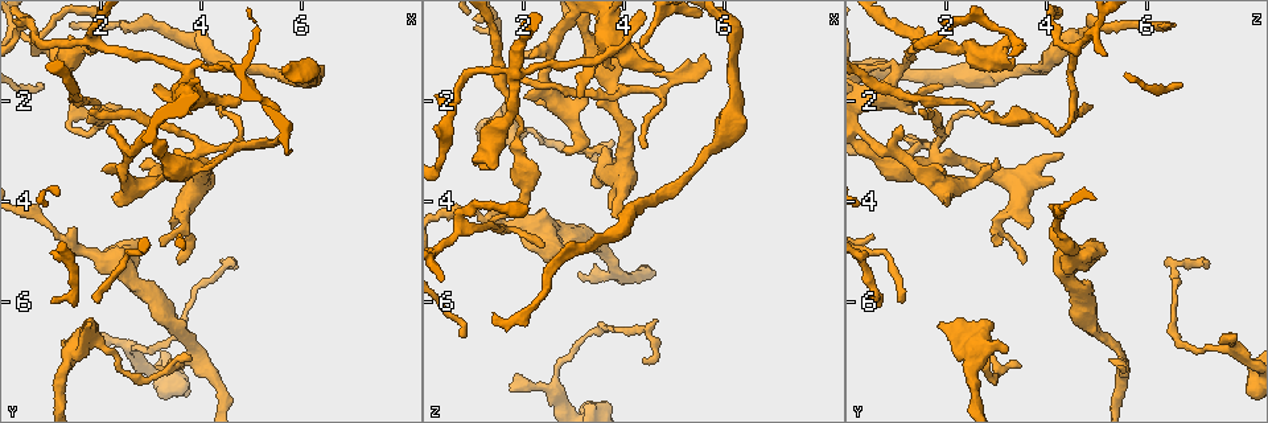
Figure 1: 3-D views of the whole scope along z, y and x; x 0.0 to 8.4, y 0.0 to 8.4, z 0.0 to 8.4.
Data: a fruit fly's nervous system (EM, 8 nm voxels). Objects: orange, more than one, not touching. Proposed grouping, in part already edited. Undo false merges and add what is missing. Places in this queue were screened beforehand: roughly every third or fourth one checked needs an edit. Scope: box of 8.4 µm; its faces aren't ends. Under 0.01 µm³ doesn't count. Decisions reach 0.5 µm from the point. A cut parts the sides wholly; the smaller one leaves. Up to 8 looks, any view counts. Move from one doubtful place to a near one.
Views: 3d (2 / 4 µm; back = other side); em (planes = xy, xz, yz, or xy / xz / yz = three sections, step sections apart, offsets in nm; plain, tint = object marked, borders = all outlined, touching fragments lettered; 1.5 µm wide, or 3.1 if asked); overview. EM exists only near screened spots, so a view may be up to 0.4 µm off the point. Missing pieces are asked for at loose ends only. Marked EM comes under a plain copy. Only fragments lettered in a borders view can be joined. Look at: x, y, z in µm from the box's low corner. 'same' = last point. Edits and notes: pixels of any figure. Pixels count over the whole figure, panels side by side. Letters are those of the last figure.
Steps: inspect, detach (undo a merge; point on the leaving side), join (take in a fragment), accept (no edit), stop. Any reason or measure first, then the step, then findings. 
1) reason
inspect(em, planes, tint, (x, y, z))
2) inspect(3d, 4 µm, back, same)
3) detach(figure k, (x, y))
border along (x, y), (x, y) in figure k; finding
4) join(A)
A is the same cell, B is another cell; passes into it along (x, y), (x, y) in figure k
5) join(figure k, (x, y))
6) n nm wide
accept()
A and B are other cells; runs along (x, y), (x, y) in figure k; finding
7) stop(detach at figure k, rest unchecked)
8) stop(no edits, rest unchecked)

free end
inspect(3d, 4 µm, (3.75, 3.65, 4.15))

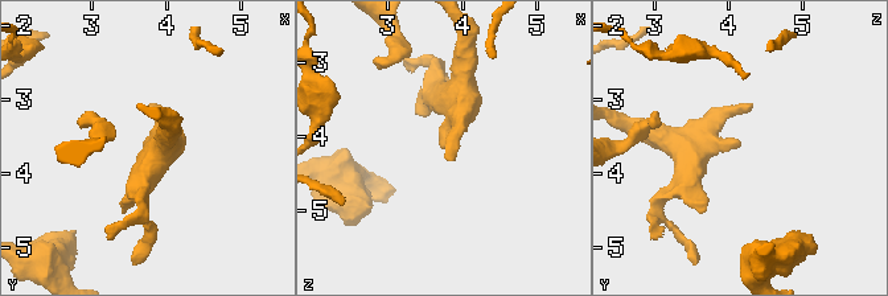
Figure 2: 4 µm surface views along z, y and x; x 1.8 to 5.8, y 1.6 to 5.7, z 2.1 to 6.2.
shape alone is not enough
inspect(em, xz, step 4, borders, (3.80, 3.65, 4.15))

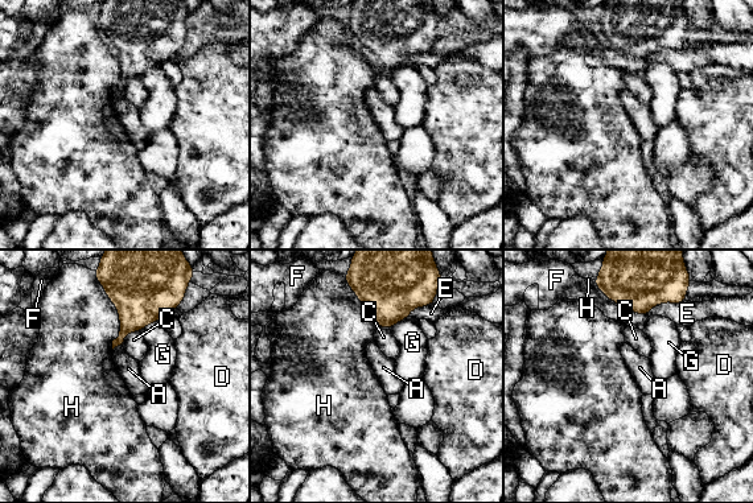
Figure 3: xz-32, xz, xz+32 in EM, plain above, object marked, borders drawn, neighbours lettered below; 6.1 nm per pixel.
cut it another way
inspect(em, planes, borders, same)

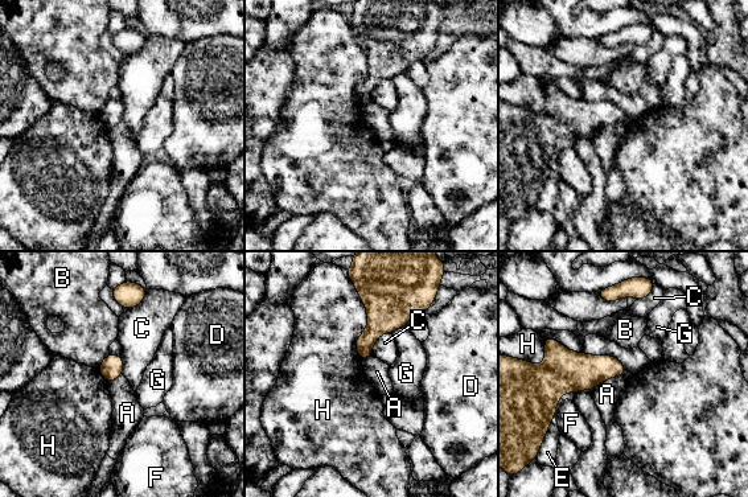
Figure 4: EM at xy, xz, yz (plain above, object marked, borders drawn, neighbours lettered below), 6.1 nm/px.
accept()
A, B, C, D, E, F, G and H are other cells; border along (627, 370), (605, 378), (591, 390) in figure 4; none of them fits

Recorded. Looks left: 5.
four arms meet
inspect(3d, 2 µm, (1.80, 0.85, 1.50))

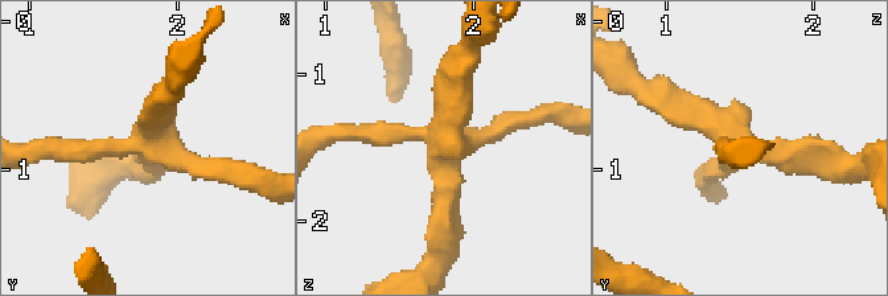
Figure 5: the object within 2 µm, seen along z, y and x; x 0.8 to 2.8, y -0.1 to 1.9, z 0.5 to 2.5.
4 arms
inspect(em, planes, tint, (1.78, 0.80, 1.46))

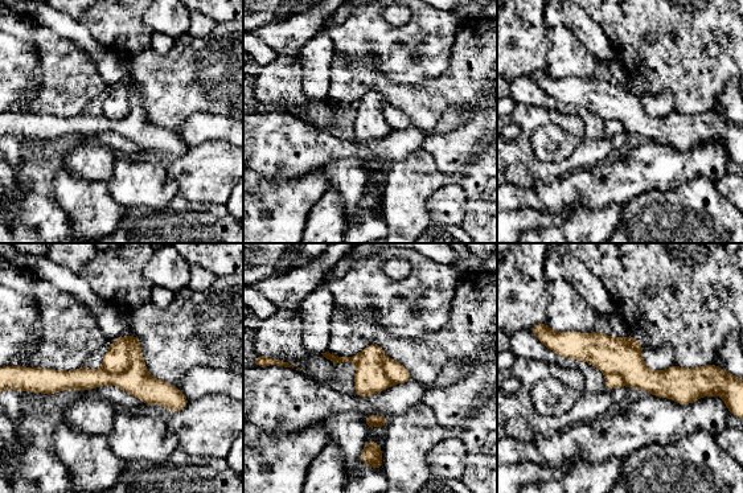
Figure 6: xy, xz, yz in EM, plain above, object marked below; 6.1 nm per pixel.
inspect(em, planes, borders, same)

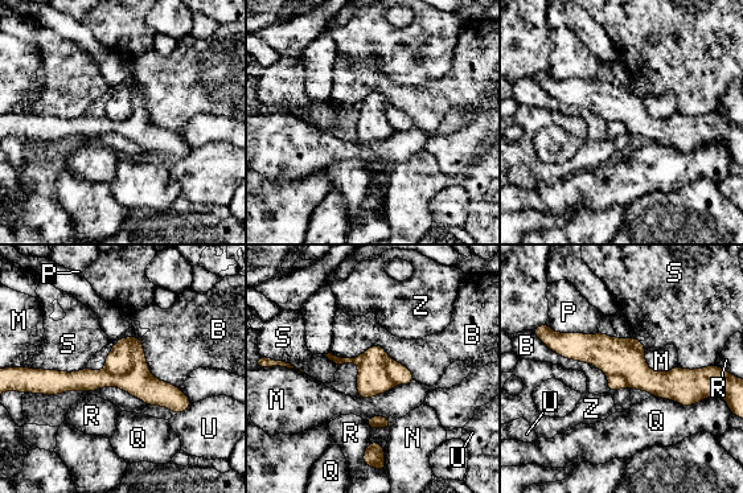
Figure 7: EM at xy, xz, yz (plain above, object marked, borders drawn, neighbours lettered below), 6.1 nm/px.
B touches over 550 nm
detach(figure 7, (119, 361))
B, M, N, P, Q, R, S, U and Z are other cells; the part that leaves runs along (553, 344), (599, 349), (648, 381), (706, 378) in figure 7; a second neuron is stuck on

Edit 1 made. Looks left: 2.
stop(detach at figure 7, rest unchecked)

